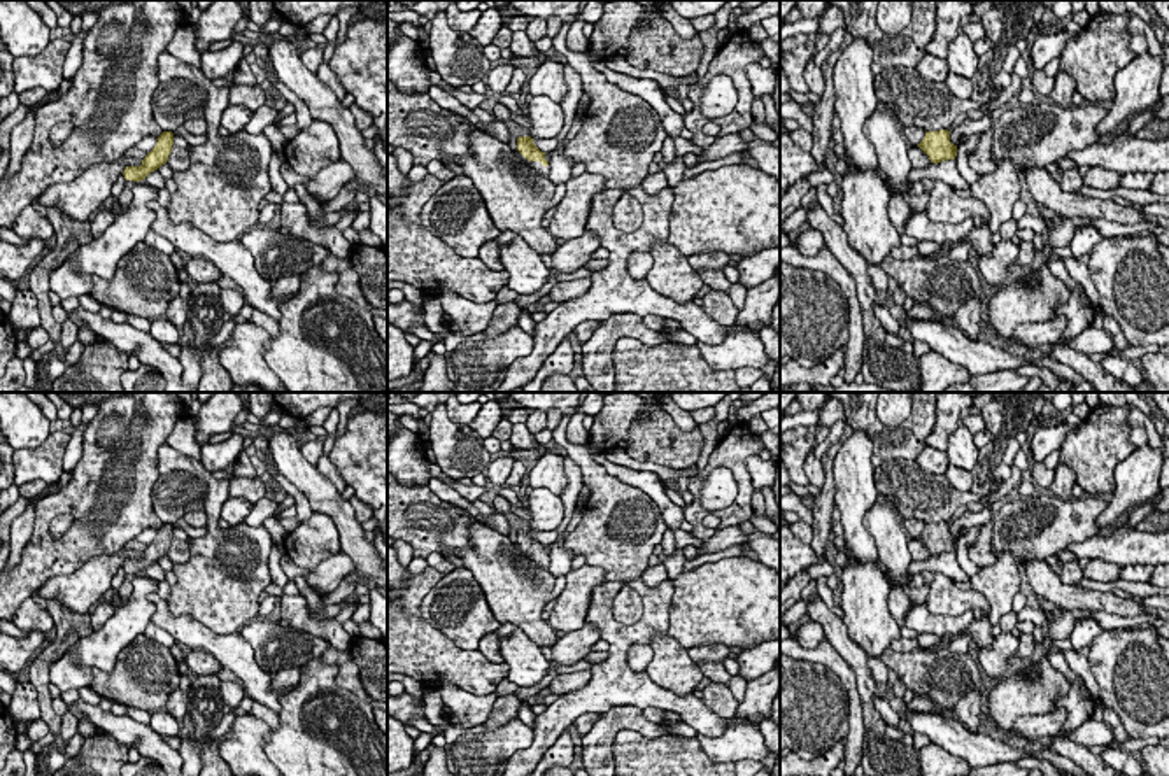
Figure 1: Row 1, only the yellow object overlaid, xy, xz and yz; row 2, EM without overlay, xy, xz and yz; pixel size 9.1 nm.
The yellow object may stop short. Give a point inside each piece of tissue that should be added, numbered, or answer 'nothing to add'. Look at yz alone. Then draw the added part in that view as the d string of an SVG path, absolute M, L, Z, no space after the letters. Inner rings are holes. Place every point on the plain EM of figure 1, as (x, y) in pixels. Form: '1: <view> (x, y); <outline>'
nothing to add

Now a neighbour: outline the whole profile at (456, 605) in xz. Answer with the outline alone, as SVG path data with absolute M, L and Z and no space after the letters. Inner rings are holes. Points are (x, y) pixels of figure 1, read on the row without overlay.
M463 566L443 575L422 599L421 618L463 650L478 650L480 639L501 625L473 573Z

